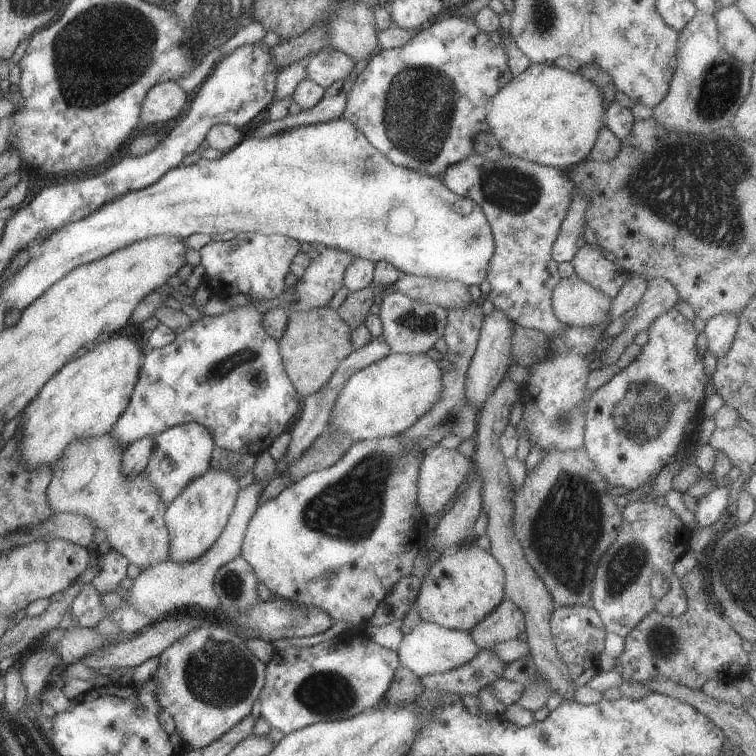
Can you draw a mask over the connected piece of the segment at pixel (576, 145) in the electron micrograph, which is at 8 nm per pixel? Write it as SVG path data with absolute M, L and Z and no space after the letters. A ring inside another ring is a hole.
M532 63L530 68L527 68L522 74L518 76L513 76L512 80L508 84L501 88L496 95L493 96L491 100L491 105L488 107L487 123L491 128L490 133L498 139L501 147L508 155L518 157L530 162L535 162L541 165L548 165L551 167L556 167L559 169L567 169L569 167L574 167L580 163L588 160L591 150L594 148L596 141L598 140L599 131L605 126L605 116L606 116L607 106L605 105L605 98L603 97L601 88L595 83L586 79L580 73L573 73L569 70L564 70L559 66L554 64L546 63Z

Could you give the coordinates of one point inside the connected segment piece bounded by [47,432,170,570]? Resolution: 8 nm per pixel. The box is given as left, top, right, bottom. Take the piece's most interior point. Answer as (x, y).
(87, 479)

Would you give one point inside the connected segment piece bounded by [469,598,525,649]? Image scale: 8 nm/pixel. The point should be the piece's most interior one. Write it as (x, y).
(506, 621)

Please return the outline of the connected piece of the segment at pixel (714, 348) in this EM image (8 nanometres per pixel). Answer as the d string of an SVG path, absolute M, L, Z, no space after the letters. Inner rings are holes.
M720 313L707 320L703 330L708 340L707 350L718 359L723 357L732 346L739 324L739 315L730 313Z

